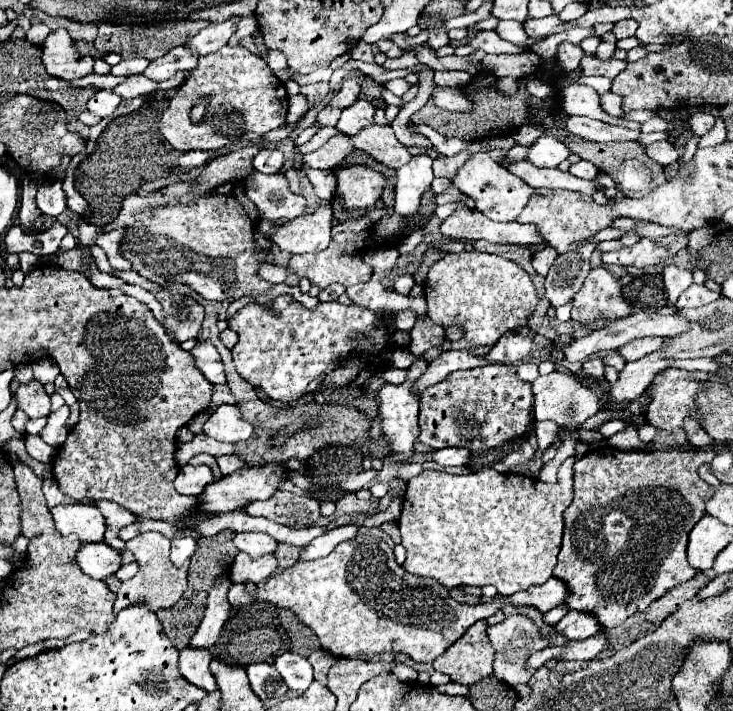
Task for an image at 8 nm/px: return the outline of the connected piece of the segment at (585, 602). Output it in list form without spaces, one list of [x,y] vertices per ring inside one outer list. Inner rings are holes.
[[[605,447],[601,451],[591,451],[585,457],[577,459],[573,465],[573,503],[565,509],[563,517],[565,517],[565,535],[563,535],[563,545],[557,557],[557,565],[553,569],[553,577],[561,579],[567,583],[569,595],[563,599],[563,605],[571,611],[585,611],[585,613],[593,613],[601,627],[605,629],[613,629],[619,623],[623,623],[627,617],[631,617],[635,611],[643,611],[647,609],[655,599],[659,599],[663,593],[667,593],[669,589],[673,589],[679,583],[689,581],[697,571],[687,563],[687,541],[689,541],[689,531],[693,529],[693,525],[705,515],[705,501],[709,499],[709,495],[715,491],[707,482],[701,480],[697,475],[697,469],[701,463],[711,463],[713,457],[717,453],[715,451],[619,451],[615,447]],[[595,537],[607,537],[607,545],[595,545]]]

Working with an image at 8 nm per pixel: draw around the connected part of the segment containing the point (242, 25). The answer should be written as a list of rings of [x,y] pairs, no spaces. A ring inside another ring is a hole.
[[[241,17],[241,19],[239,19],[237,33],[235,33],[235,37],[233,37],[233,45],[239,45],[239,41],[241,41],[243,37],[253,35],[255,31],[257,31],[257,21],[255,21],[253,17]]]

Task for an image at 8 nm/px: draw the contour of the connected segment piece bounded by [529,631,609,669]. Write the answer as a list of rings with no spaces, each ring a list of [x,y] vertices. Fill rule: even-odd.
[[[597,633],[585,641],[569,641],[565,647],[545,647],[543,651],[535,653],[529,661],[529,667],[531,669],[539,669],[541,665],[545,665],[545,661],[549,659],[569,659],[569,661],[575,661],[575,659],[595,659],[597,655],[601,655],[605,649],[609,649],[609,641],[607,641],[607,635],[605,633]]]

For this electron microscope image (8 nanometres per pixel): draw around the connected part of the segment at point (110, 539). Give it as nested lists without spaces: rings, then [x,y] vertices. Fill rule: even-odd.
[[[95,501],[95,505],[99,507],[99,511],[103,513],[103,517],[107,519],[107,533],[105,533],[105,543],[115,547],[117,551],[123,551],[125,549],[125,541],[121,541],[117,537],[119,529],[131,525],[135,521],[135,515],[131,511],[127,511],[125,507],[121,507],[119,503],[113,503],[113,501]]]

